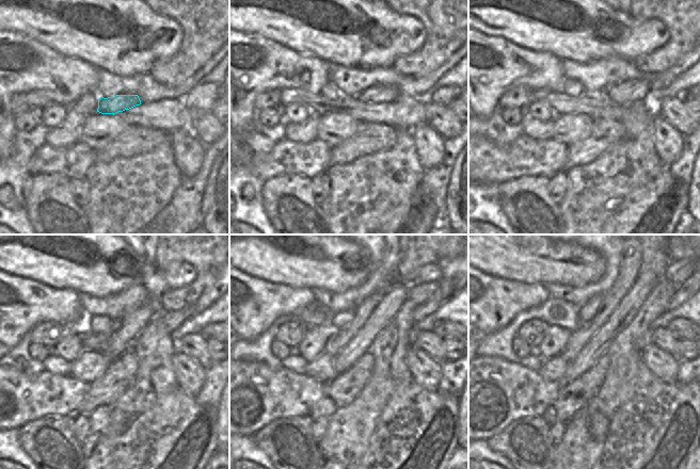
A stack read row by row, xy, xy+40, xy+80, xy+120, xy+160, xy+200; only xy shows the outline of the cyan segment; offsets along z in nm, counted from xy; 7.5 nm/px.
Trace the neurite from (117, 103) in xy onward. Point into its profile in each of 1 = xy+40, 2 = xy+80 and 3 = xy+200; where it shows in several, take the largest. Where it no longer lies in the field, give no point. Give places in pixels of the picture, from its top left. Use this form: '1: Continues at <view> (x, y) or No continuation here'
1: Continues at xy+40 (381, 94)
2: Continues at xy+80 (625, 94)
3: Continues at xy+200 (685, 291).

